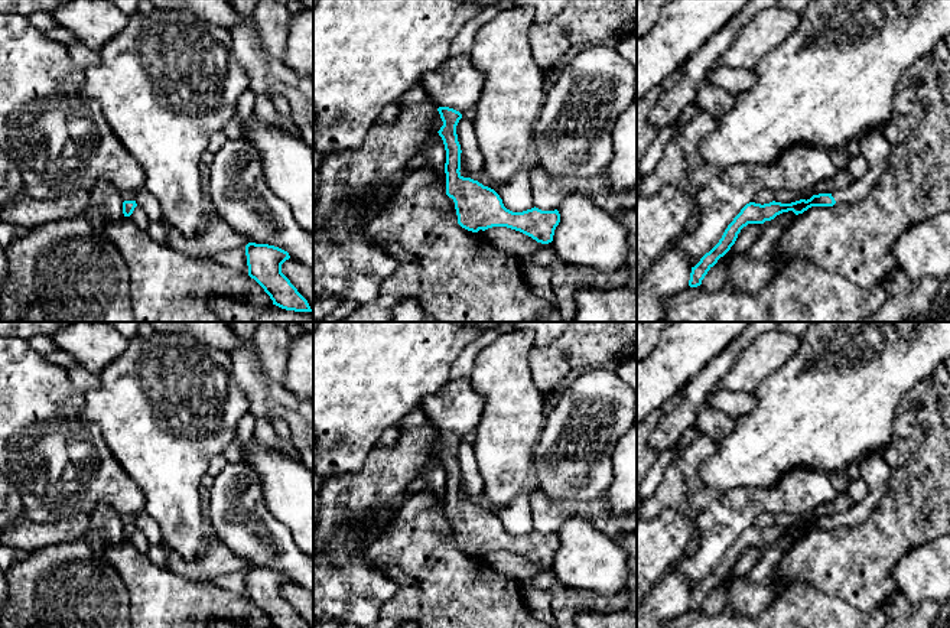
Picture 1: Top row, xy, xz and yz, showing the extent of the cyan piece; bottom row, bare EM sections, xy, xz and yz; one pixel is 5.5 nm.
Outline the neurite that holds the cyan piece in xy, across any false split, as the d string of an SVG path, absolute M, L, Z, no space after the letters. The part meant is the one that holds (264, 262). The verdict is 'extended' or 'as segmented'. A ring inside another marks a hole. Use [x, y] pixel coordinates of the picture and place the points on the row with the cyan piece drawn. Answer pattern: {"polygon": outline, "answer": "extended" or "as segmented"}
{"polygon": "M248 243L245 245L248 276L254 279L273 300L273 305L295 312L312 312L308 300L282 273L282 264L289 253L269 244Z", "answer": "as segmented"}

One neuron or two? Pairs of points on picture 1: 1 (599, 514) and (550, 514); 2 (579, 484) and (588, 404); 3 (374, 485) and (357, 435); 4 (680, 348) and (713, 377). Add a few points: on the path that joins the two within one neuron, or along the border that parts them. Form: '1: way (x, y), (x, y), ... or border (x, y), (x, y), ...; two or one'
1: way (588, 508), (562, 511); one
2: way (579, 464), (579, 433), (586, 425); one
3: border (376, 446), (358, 471), (335, 477); two
4: border (728, 344), (680, 390); two

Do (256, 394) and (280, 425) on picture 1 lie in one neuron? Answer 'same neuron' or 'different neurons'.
different neurons

